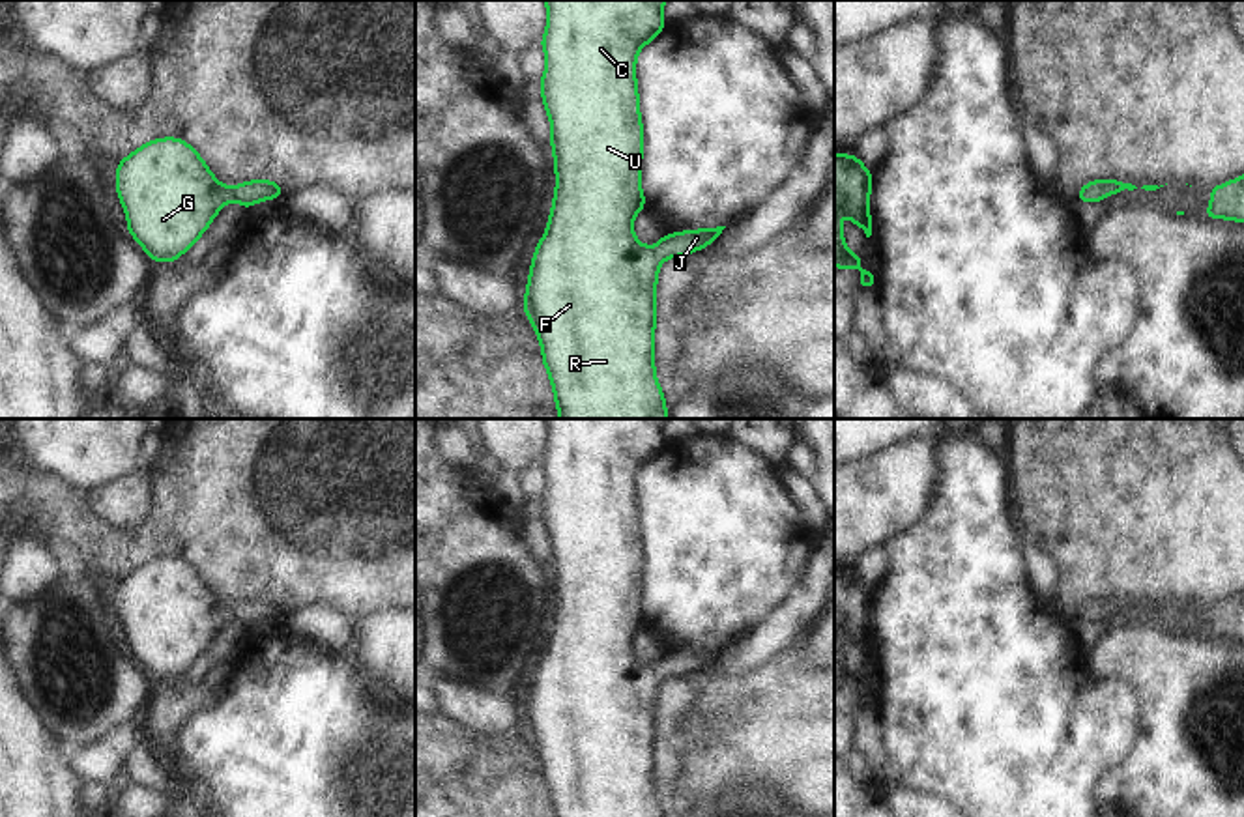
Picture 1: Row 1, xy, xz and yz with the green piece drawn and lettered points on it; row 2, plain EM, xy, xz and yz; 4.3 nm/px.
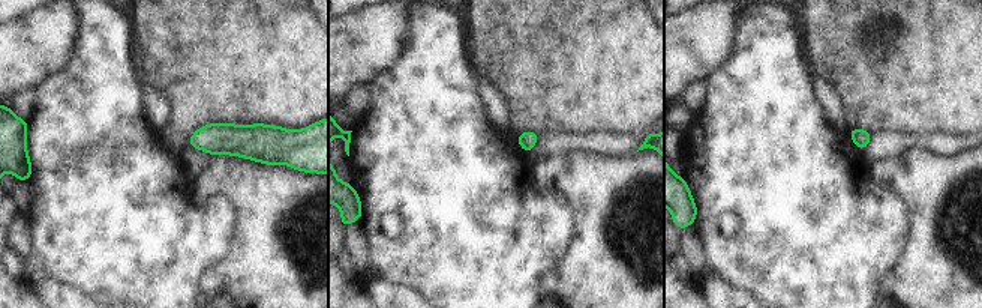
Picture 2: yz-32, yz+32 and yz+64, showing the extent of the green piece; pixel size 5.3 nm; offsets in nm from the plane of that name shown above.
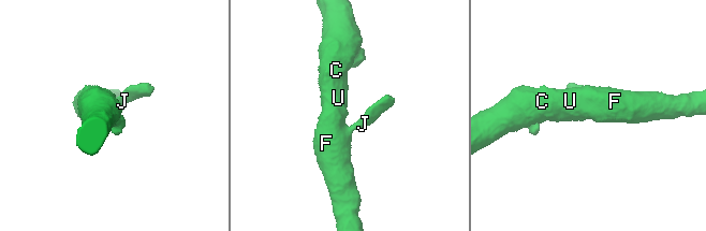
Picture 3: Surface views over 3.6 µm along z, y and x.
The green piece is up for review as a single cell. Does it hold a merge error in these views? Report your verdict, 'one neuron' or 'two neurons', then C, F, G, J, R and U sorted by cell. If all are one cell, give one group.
one neuron | C F G J R U

